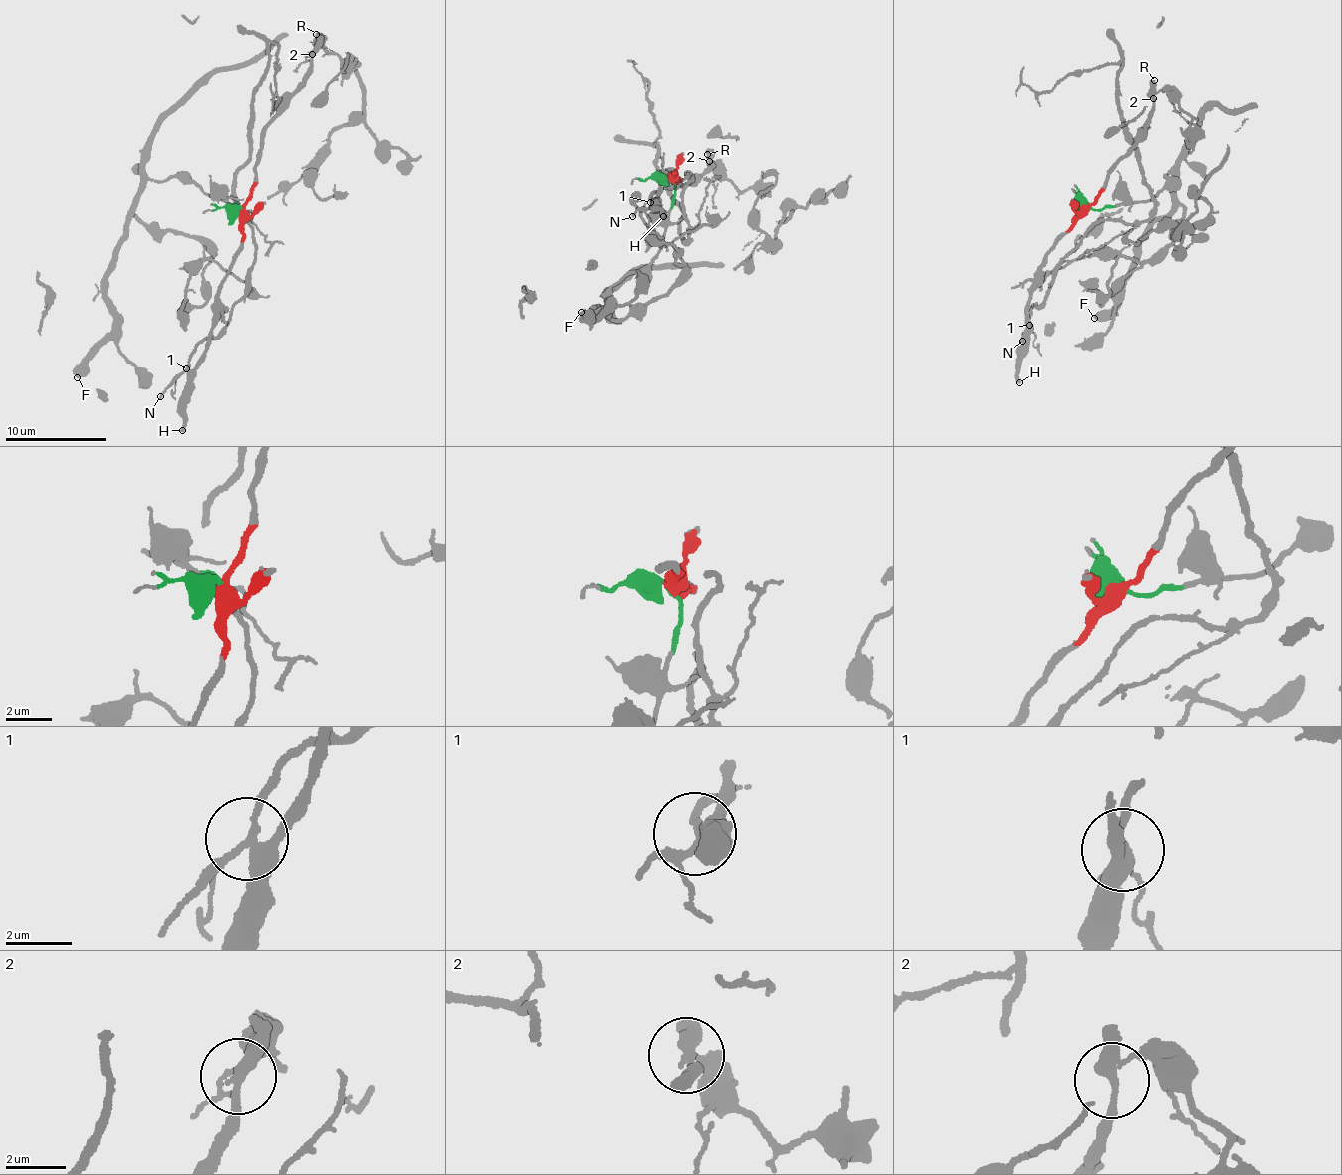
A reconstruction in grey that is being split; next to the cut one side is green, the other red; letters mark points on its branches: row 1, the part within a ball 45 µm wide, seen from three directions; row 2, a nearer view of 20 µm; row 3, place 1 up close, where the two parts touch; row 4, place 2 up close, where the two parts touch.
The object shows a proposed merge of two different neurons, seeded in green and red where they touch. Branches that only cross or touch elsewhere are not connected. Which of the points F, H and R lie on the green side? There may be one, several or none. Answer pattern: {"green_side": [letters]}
{"green_side": ["F"]}

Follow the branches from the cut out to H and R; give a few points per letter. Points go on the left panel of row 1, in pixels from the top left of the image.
H: (242, 211), (244, 237), (218, 299), (218, 316), (205, 357), (195, 371), (181, 431)
R: (242, 211), (269, 122), (309, 69), (319, 40), (315, 34)

